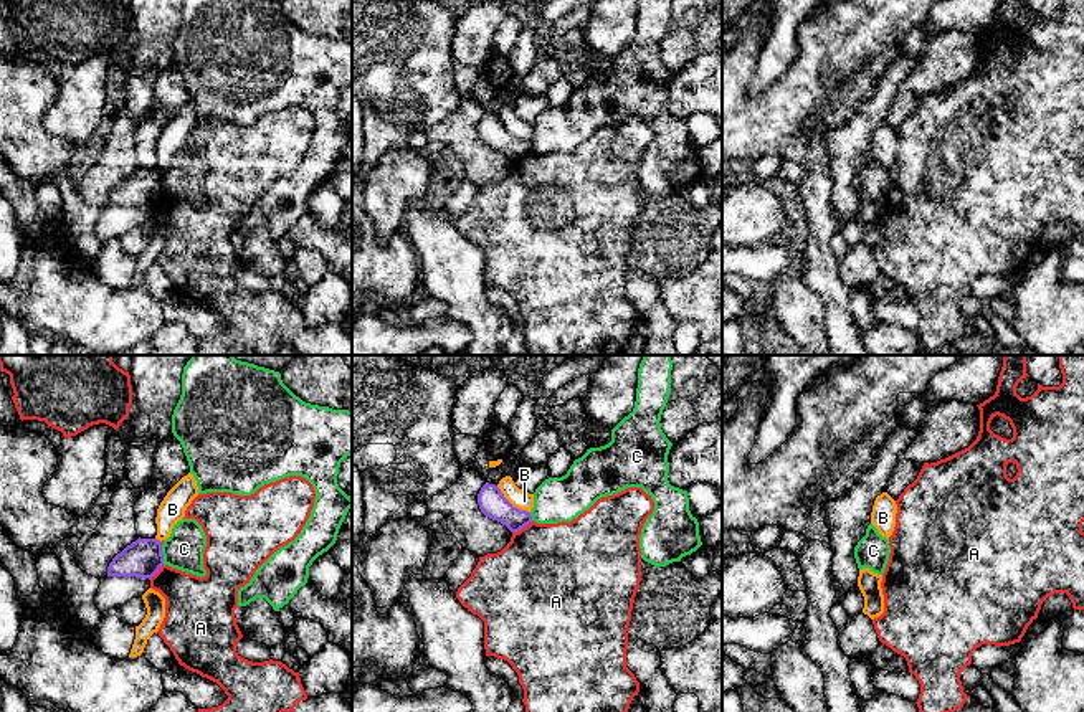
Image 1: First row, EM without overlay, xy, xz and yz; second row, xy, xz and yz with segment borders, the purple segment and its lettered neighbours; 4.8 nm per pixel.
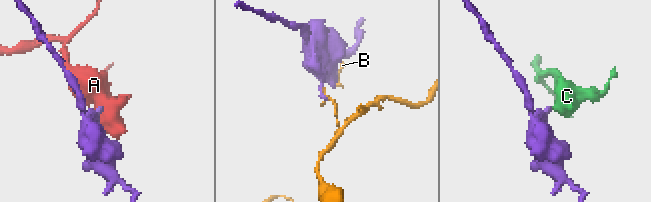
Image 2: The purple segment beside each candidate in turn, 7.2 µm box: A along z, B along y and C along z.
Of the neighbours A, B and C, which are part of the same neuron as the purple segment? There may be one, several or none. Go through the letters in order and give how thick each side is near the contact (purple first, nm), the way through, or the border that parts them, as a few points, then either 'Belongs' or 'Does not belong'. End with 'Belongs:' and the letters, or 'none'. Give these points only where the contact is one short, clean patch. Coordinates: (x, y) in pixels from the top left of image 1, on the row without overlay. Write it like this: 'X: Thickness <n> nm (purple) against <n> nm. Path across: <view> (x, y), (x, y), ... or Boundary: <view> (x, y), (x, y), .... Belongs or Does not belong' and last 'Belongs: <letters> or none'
A: Thickness 140 nm (purple) against 480 nm. Boundary: xz (532, 151), (513, 162). Does not belong
B: Thickness 140 nm (purple) against 90 nm. Does not belong
C: Thickness 190 nm (purple) against 190 nm. Boundary: xy (161, 175), (164, 194). Does not belong
Belongs: none

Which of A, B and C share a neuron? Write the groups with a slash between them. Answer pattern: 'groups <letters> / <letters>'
groups A / B / C

